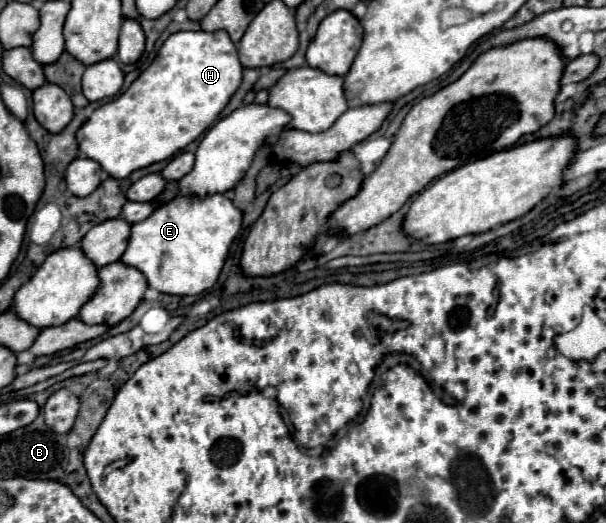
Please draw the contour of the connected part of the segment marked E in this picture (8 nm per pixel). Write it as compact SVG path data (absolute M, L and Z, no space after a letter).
M219 193L205 195L205 197L179 195L159 205L147 219L131 225L129 243L119 261L139 269L145 275L151 289L157 289L169 295L199 295L205 289L213 287L215 281L219 279L229 247L241 229L241 219L243 219L243 213L225 195L219 195Z

